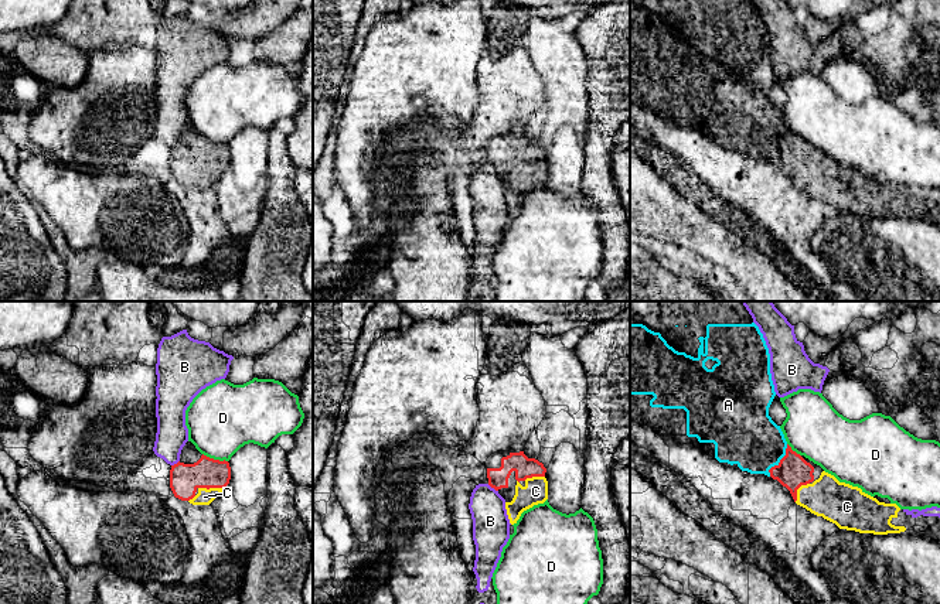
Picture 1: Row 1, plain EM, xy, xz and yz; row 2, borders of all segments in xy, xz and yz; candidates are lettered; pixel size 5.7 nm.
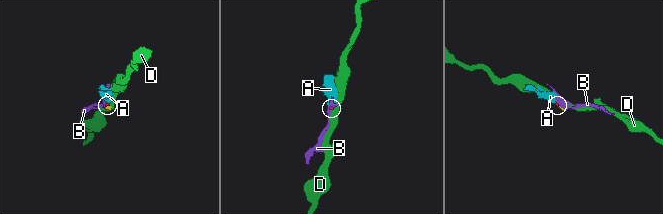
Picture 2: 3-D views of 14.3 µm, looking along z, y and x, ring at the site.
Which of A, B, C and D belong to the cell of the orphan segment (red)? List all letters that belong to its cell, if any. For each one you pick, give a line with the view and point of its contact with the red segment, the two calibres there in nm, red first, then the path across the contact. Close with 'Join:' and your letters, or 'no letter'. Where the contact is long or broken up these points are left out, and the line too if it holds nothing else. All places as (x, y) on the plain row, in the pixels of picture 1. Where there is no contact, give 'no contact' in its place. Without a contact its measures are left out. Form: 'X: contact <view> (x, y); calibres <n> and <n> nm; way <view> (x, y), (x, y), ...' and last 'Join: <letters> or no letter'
A: contact yz (780, 144); calibres 190 and 340 nm; way yz (793, 154), (780, 144), (746, 119)
C: contact xy (211, 170); calibres 180 and 90 nm; way xy (207, 156), (211, 170), (204, 180)
Join: A, C

